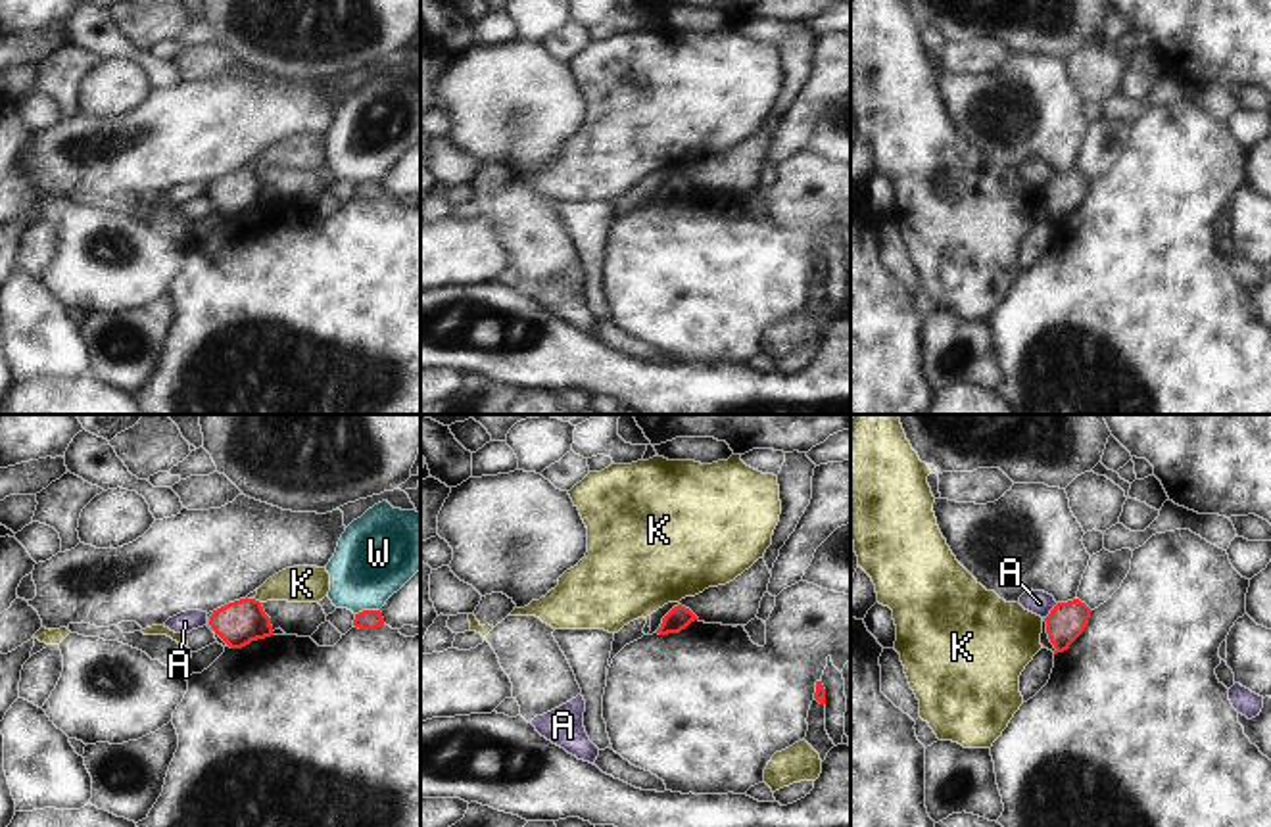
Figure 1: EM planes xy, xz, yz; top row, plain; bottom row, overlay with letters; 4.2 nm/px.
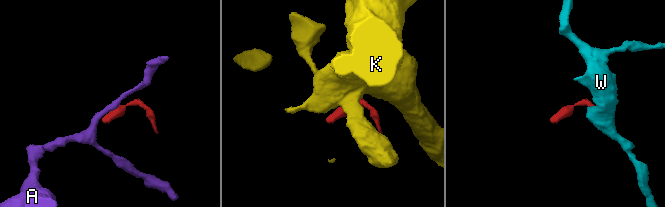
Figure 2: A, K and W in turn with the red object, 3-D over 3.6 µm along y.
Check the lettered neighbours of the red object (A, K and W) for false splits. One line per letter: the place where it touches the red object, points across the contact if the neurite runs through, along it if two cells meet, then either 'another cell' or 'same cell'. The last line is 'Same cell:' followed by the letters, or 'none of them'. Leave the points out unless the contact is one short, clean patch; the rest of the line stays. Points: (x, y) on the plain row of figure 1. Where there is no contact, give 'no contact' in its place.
A: meets red in yz at (1051, 181); border along yz (1058, 173), (1045, 189); another cell
K: meets red in xy at (258, 171); border along xy (254, 167), (260, 173); another cell
W: meets red in xy at (367, 181); border along xy (379, 179), (363, 179), (356, 185); another cell
Same cell: none of them

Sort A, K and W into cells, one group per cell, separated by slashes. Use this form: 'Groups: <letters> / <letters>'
Groups: A / K / W.

